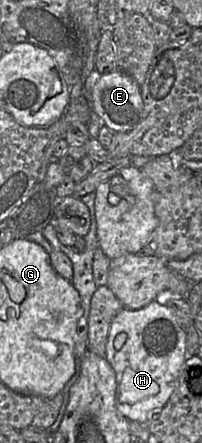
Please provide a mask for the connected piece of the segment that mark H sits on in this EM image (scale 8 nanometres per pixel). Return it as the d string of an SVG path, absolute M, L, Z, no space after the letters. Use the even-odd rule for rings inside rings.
M156 301L137 310L123 307L111 322L104 357L115 372L116 408L129 421L146 425L166 405L177 386L186 361L186 332L177 323L173 312L166 305L158 304ZM119 333L125 333L127 339L122 348L116 350L113 342Z

